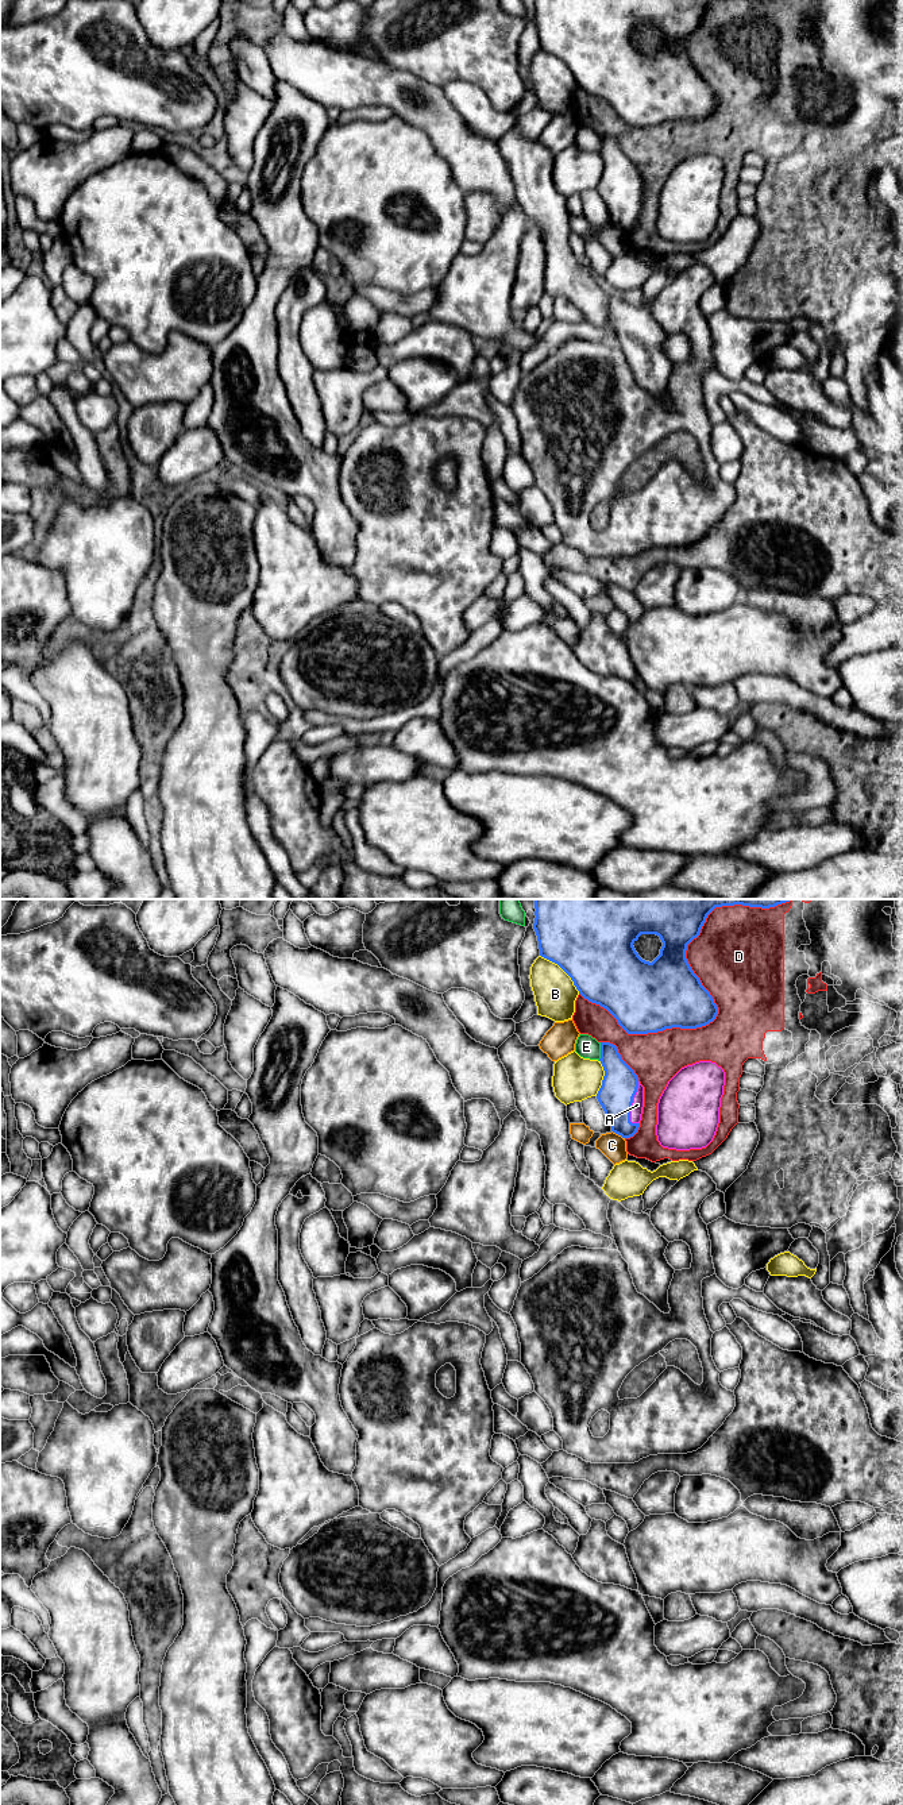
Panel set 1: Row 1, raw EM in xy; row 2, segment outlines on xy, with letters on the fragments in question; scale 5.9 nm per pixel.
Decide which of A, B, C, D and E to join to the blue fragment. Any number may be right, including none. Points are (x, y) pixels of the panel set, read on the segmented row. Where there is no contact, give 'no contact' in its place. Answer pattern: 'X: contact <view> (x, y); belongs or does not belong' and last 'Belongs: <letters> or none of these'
A: contact xy (632, 1102); belongs
B: contact xy (563, 970); does not belong
C: contact xy (618, 1134); does not belong
D: contact xy (709, 994); does not belong
E: contact xy (601, 1052); does not belong
Belongs: A

